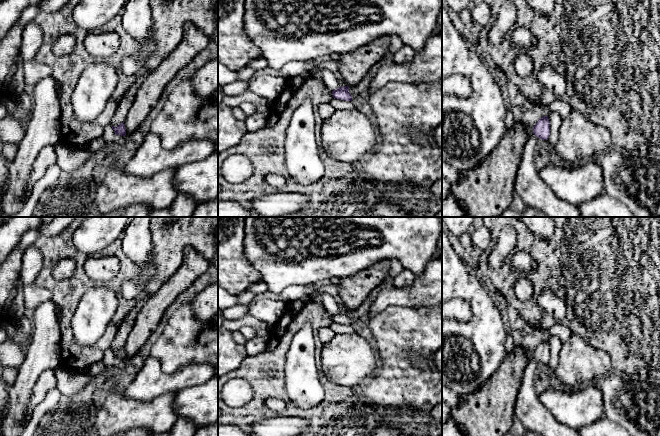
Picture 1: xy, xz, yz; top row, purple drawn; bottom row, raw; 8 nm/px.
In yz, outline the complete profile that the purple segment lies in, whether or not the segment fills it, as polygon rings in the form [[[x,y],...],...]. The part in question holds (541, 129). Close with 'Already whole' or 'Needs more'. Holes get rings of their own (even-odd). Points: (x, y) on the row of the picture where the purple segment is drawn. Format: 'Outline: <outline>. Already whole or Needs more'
Outline: [[[543,116],[533,127],[533,134],[542,140],[547,140],[550,135],[550,121],[548,116]]]. Already whole

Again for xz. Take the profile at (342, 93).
Outline: [[[349,86],[339,87],[332,91],[333,98],[345,101],[352,101],[352,96],[349,92]]]. Already whole

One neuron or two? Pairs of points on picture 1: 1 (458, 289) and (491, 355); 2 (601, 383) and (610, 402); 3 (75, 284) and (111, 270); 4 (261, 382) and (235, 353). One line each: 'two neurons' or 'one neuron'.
1: one neuron
2: one neuron
3: two neurons
4: two neurons

